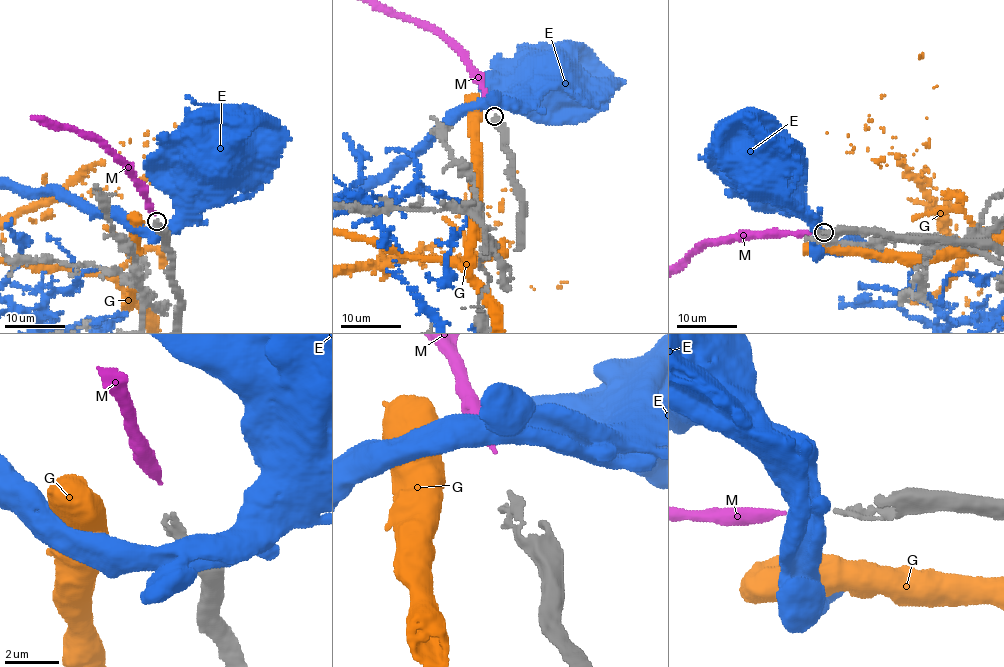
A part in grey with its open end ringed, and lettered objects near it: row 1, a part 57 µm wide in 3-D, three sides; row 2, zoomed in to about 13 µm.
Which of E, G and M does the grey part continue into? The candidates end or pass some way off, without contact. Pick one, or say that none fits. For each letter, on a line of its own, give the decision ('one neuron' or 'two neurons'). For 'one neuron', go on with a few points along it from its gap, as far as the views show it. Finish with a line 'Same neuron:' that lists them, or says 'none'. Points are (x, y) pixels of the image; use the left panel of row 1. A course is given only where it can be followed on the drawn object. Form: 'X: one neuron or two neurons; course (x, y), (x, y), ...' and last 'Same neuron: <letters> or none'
E: two neurons
G: two neurons
M: one neuron
Same neuron: M

